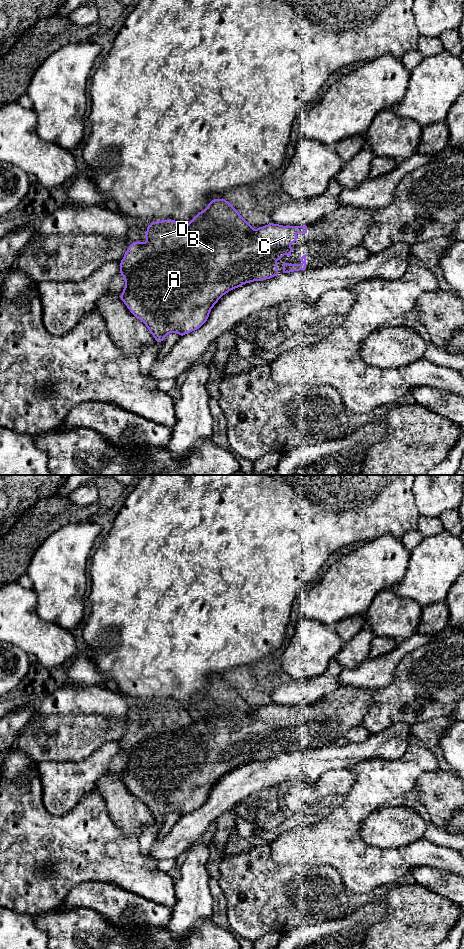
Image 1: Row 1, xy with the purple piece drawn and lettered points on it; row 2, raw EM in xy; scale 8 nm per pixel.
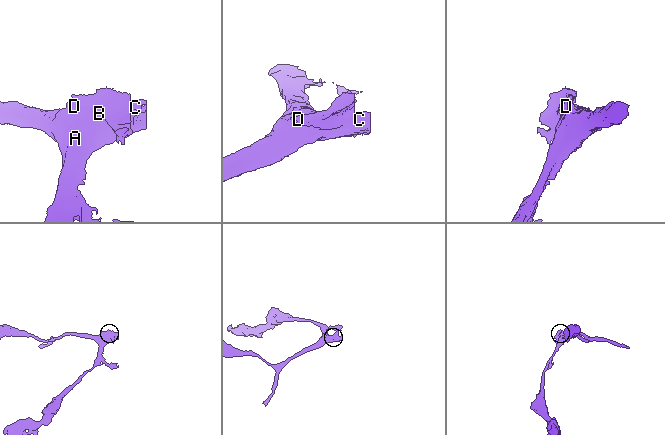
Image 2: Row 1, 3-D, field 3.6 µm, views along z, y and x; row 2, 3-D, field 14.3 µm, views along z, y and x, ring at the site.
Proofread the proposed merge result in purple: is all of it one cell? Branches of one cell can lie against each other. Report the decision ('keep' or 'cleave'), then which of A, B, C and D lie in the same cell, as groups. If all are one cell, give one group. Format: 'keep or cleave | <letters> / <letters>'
cleave | A B D / C

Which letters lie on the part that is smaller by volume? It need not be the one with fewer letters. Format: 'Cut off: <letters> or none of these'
Cut off: C

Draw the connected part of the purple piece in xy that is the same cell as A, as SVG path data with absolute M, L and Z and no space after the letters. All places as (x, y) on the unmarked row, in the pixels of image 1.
M167 699L158 702L152 702L147 707L145 718L145 722L133 722L121 740L120 753L124 758L125 767L120 778L130 792L146 805L157 822L163 821L164 818L170 813L177 813L183 816L200 808L207 801L210 791L214 785L229 771L246 763L263 761L278 755L277 741L275 739L275 712L265 707L259 707L250 712L233 711L230 714L223 714L210 719L198 719L197 712L194 713L193 717L191 717L186 705L181 705L175 700Z

